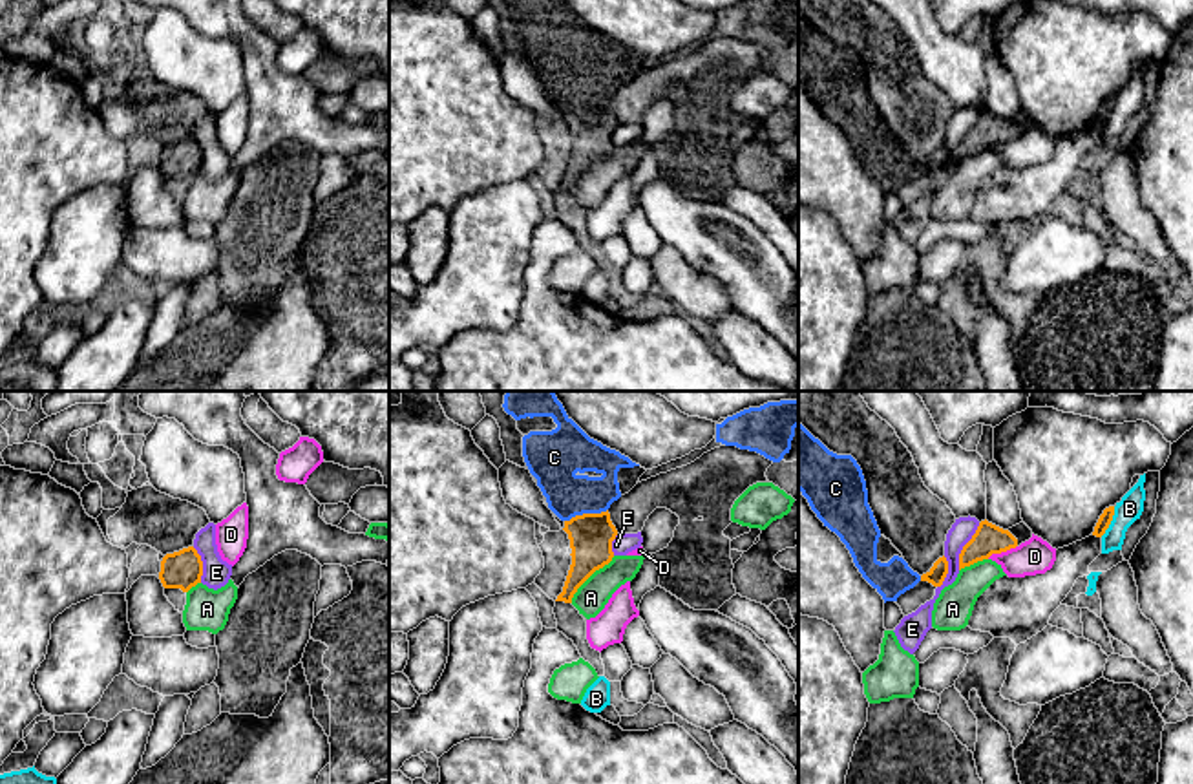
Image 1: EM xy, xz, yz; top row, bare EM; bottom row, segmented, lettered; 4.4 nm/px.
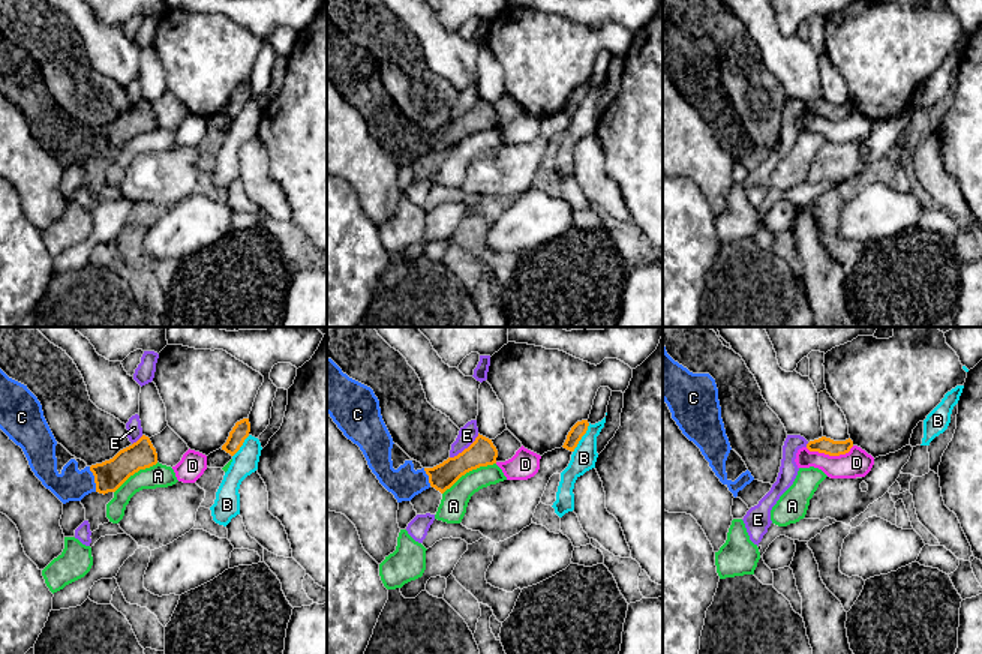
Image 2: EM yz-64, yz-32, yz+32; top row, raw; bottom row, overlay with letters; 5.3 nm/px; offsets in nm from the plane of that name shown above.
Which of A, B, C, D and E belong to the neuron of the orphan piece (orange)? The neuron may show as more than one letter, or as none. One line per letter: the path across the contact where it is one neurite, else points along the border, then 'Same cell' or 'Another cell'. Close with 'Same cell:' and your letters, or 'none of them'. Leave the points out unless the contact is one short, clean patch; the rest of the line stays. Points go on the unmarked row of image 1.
A: Another cell
B: Boundary: yz (1115, 97), (1113, 110), (1100, 127). Another cell
C: Path across: xz (591, 127), (585, 105), (559, 75), (554, 57). Same cell
D: Boundary: yz (1016, 136), (992, 143), (987, 148). Another cell
E: Boundary: yz (980, 114), (960, 145), (958, 159). Another cell
Same cell: C

